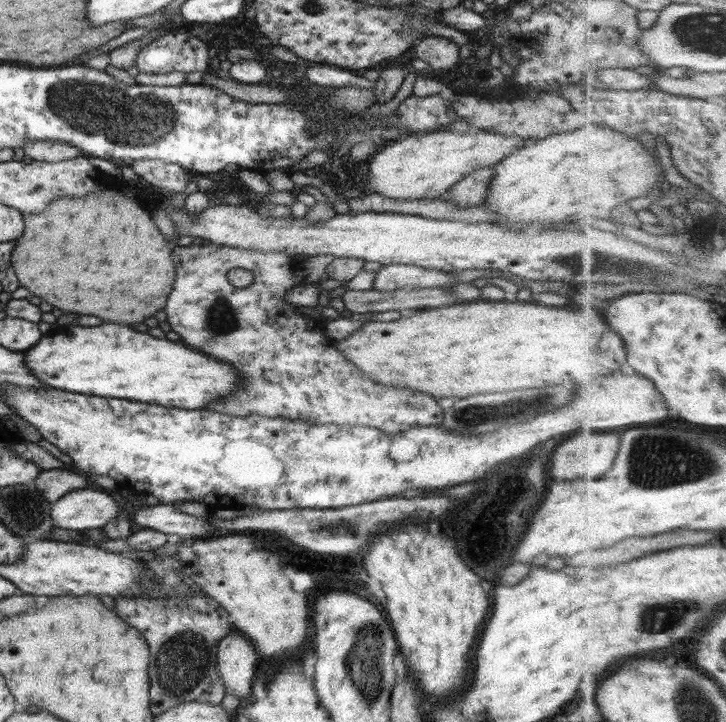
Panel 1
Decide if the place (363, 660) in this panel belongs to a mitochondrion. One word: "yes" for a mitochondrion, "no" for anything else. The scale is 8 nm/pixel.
yes

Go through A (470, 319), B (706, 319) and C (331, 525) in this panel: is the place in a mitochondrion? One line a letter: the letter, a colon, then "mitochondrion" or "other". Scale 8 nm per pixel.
A: other
B: other
C: mitochondrion

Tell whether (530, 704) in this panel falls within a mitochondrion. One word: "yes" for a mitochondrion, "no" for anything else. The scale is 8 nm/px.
no

